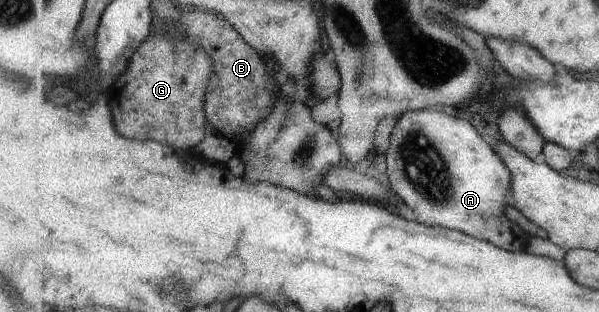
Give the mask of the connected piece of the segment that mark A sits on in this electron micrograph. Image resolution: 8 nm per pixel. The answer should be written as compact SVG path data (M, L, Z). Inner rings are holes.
M425 109L405 112L392 130L385 170L392 191L410 205L420 223L428 227L458 229L510 251L525 251L527 248L529 238L523 237L516 223L506 215L506 206L512 204L513 174L495 148L486 143L467 120Z

